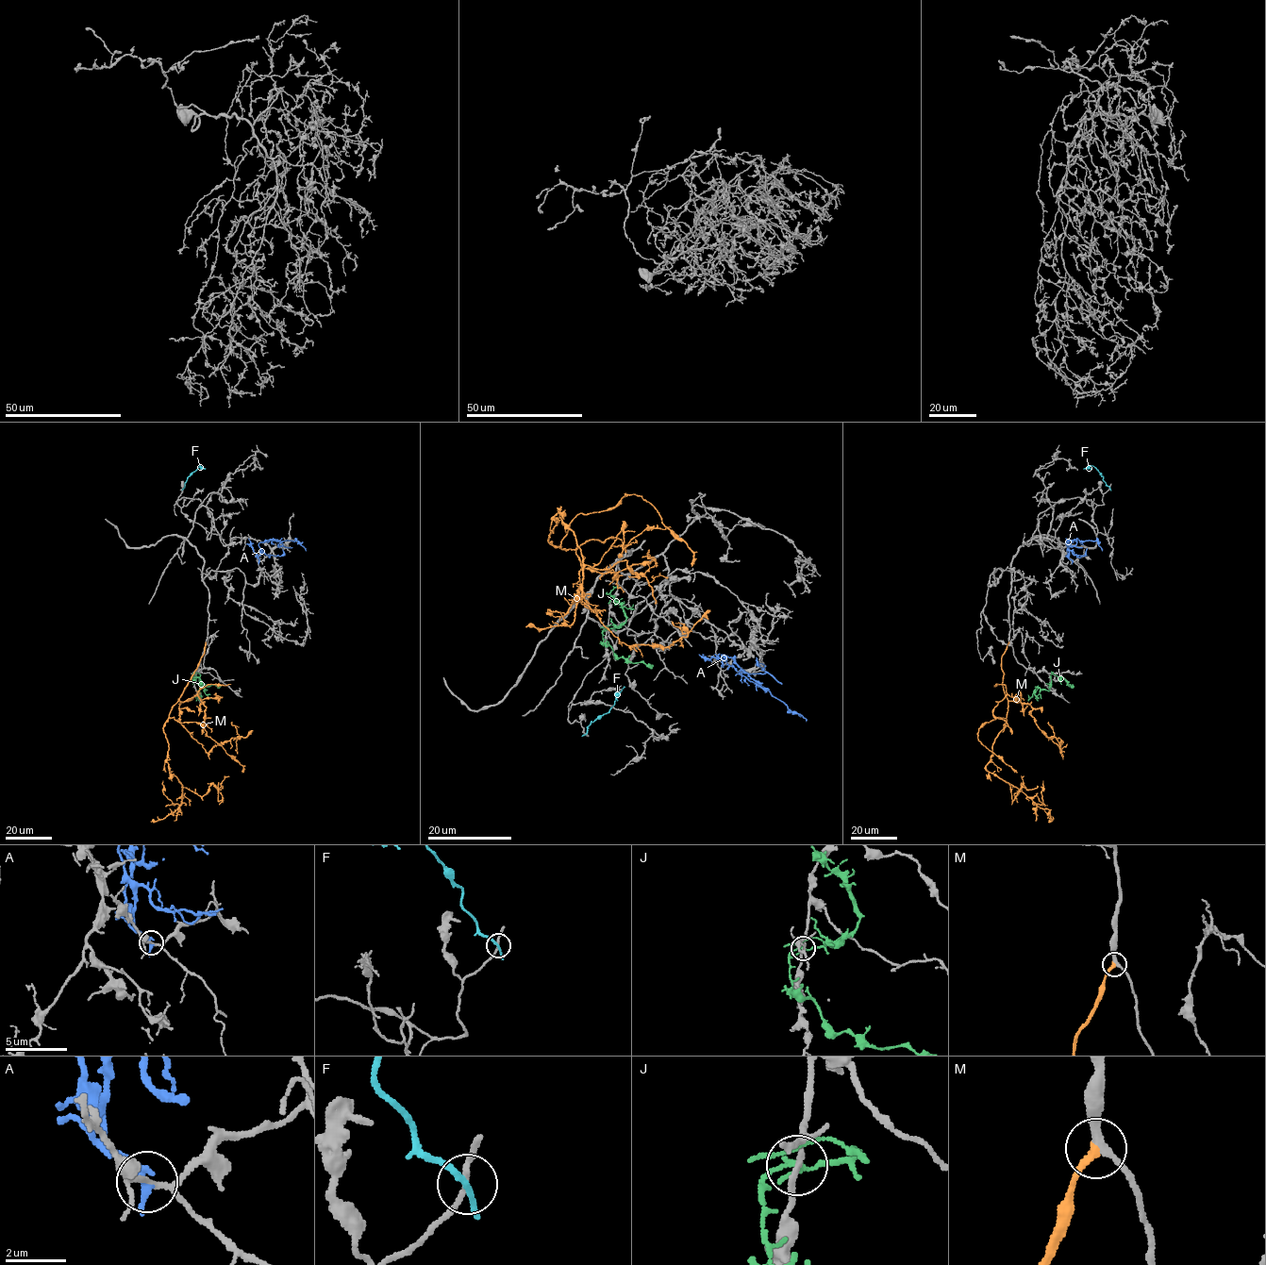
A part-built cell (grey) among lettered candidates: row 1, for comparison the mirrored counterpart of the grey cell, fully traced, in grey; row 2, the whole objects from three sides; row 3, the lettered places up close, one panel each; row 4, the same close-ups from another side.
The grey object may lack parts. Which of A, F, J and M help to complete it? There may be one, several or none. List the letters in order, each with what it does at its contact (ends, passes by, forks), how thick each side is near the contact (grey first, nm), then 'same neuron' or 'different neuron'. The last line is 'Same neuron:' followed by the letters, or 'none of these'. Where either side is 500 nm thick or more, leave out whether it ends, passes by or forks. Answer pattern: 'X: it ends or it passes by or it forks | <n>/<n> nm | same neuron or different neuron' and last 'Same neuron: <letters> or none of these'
A: it ends | 130/360 nm | different neuron
F: it passes by | 180/180 nm | different neuron
J: it passes by | 180/150 nm | different neuron
M: it ends | 240/240 nm | same neuron
Same neuron: M

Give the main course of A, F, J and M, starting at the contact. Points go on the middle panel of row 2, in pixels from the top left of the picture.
A: (722, 666), (722, 655), (729, 657), (774, 696), (807, 720)
F: (585, 734), (587, 726), (612, 707), (616, 695), (624, 686)
J: (608, 628), (618, 627), (626, 619), (625, 611), (608, 593), (618, 586)
M: (625, 552), (619, 538), (557, 546), (558, 509), (594, 568), (625, 560), (644, 574), (656, 563), (649, 549)

